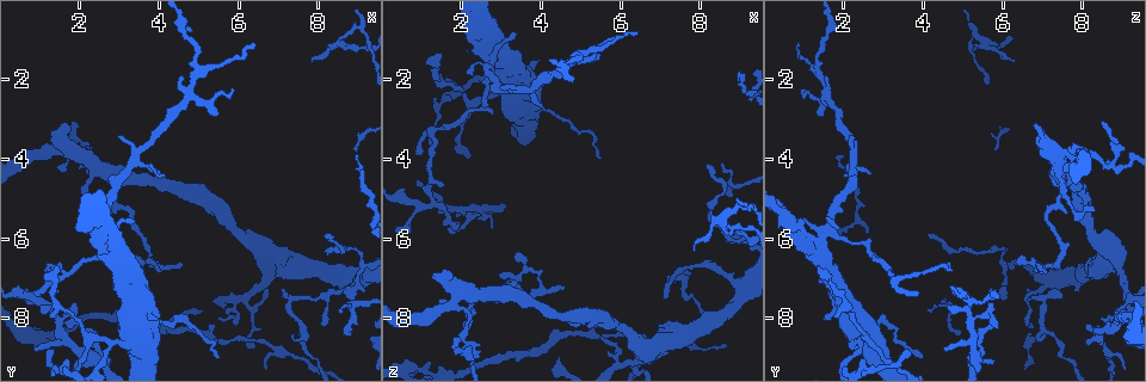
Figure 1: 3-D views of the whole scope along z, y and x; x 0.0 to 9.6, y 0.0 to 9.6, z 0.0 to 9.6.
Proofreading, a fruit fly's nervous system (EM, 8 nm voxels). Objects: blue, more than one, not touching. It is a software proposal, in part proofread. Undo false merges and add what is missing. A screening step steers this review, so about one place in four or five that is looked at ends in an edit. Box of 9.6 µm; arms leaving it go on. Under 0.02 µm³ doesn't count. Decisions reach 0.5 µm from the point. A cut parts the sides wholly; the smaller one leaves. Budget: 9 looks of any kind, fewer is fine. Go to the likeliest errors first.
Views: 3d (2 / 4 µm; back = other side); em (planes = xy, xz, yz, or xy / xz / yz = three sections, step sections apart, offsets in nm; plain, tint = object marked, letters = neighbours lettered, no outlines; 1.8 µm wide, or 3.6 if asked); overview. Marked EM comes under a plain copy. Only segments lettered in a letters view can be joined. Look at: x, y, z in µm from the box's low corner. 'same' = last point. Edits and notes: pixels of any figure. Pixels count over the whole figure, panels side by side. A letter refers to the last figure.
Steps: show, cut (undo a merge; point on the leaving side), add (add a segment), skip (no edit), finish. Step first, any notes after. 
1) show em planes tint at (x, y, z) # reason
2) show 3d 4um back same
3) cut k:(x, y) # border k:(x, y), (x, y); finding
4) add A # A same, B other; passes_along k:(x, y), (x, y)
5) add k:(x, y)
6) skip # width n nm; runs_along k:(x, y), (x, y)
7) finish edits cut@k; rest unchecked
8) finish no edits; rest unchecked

show em 3.6um xy step 8 letters at (2.80, 6.05, 1.50) # sudden change in width

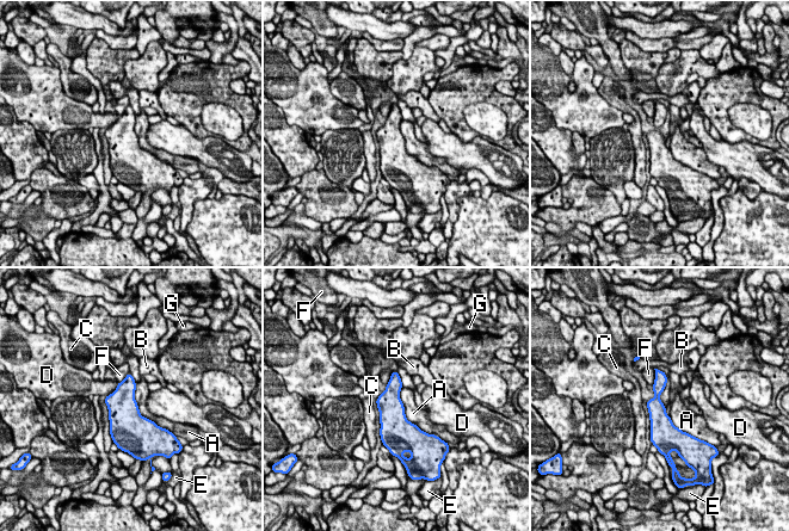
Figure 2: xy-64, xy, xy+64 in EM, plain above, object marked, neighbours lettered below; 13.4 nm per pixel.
skip # width 240 nm; A other, B other, C other, D other, E other, F other, G other; runs_along 2:(658, 372), (657, 413), (675, 433); one neuron here

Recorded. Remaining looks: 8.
show 3d 4um at (1.95, 8.10, 5.70) # closes a loop

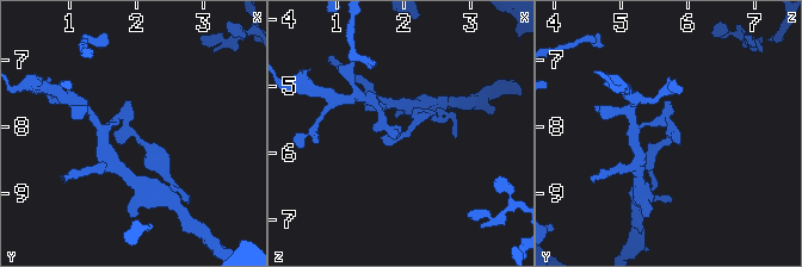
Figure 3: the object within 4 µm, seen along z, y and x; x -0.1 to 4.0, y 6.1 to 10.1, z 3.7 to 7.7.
show em planes tint at (1.90, 8.10, 5.75) # shape alone is not enough

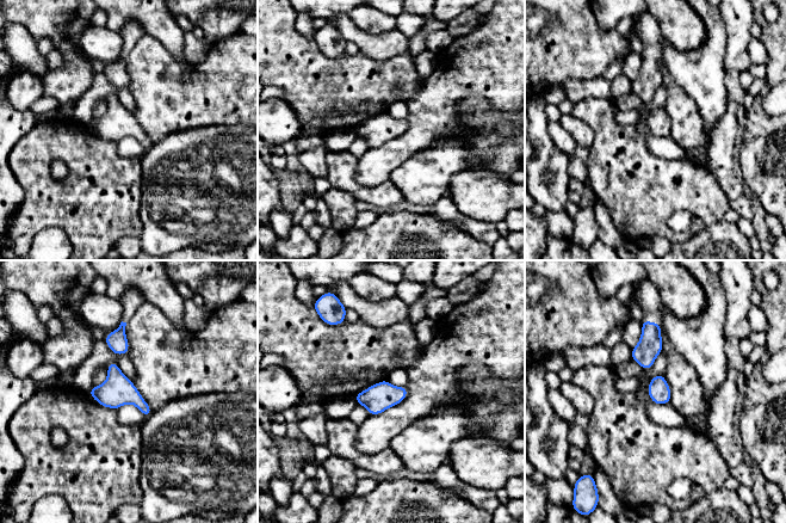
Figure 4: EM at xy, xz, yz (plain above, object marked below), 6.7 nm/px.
show em planes letters same # what lies round it

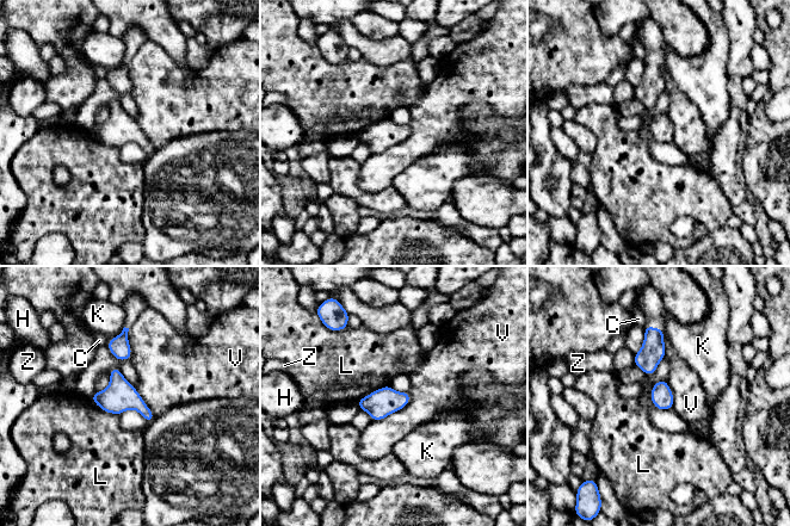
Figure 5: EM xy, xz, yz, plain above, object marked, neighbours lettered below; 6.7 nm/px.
skip # C other, H other, K other, L other, V other, Z other; border 5:(409, 391), (402, 408), (372, 421); all the same neuron

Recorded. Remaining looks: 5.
show 3d 2um at (2.55, 4.10, 8.70)

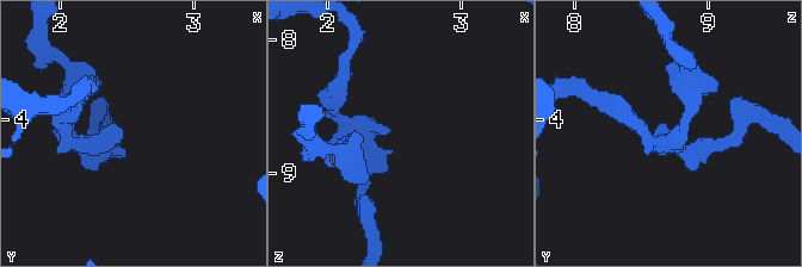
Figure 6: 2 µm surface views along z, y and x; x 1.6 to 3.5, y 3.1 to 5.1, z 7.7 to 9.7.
show em 3.6um planes letters at (2.46, 4.12, 8.70) # need the tissue

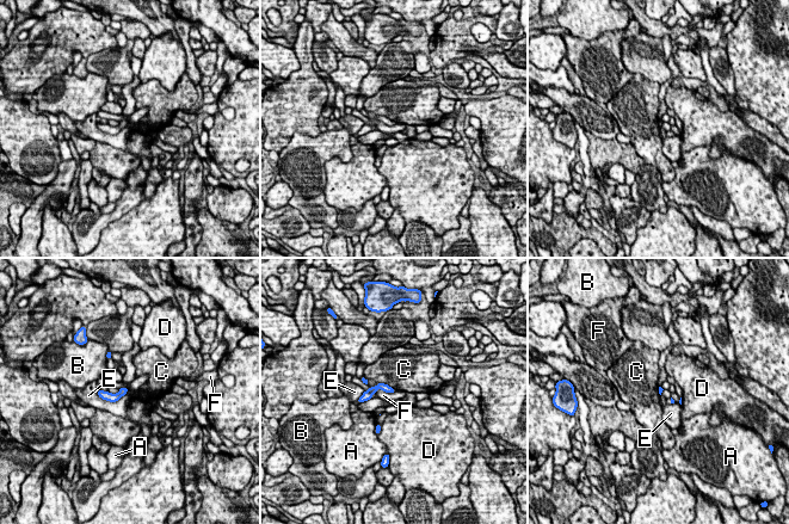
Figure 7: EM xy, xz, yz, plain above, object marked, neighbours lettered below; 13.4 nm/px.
skip # A other, B other, C other, D other, E other, F other; no lettered segment goes on from it

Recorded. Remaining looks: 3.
show em planes letters at (3.90, 6.75, 6.90) # abrupt turn

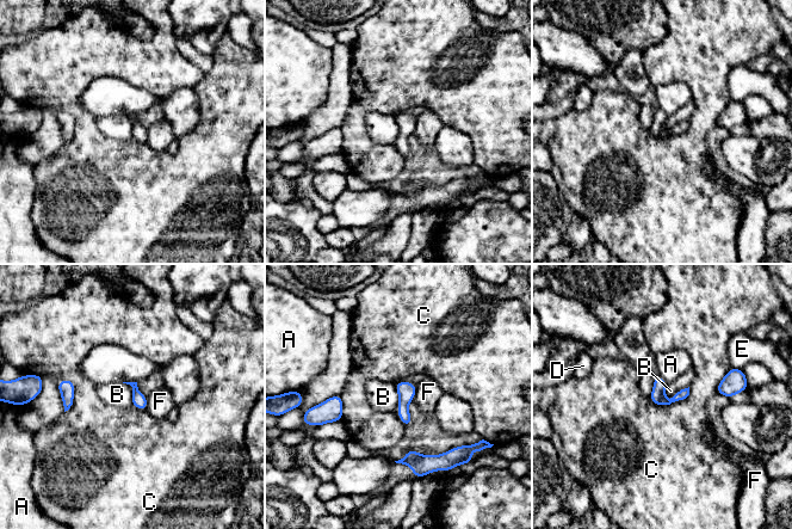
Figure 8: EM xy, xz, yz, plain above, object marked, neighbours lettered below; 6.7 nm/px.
skip # longest_contact C 300 nm; A other, B other, C other, D other, E other, F other; one neuron here

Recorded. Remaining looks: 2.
finish no edits; rest unchecked

